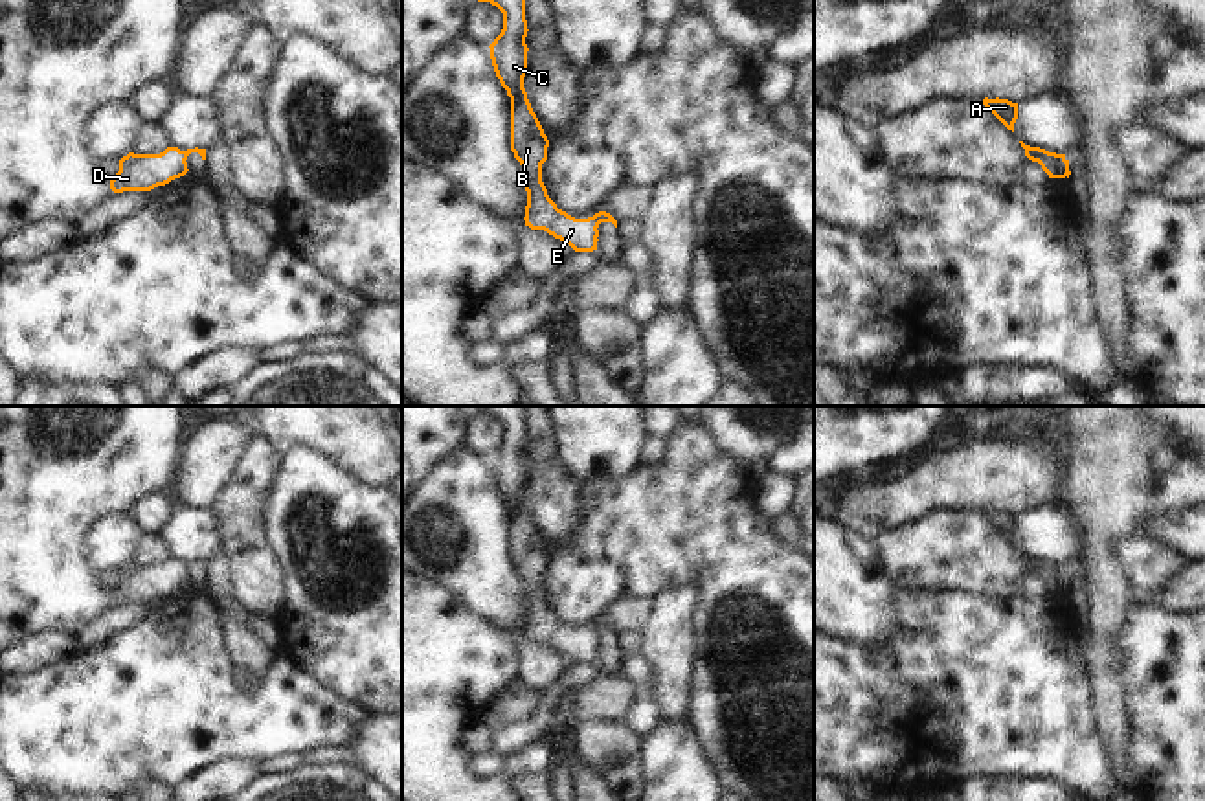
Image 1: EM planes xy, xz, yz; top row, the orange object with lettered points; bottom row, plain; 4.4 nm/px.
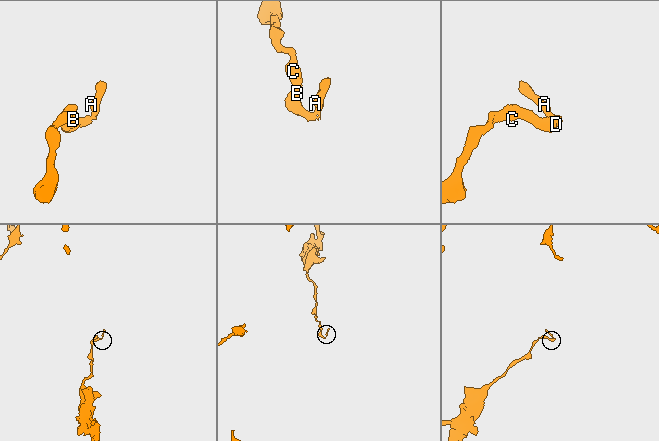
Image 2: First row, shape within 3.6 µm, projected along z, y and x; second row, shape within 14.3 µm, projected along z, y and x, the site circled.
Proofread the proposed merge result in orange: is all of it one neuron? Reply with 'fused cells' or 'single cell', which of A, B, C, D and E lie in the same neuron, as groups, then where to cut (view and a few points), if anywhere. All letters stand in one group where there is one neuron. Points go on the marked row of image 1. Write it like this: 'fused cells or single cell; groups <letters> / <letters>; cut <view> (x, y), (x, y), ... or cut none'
fused cells; groups A / B C D E; cut yz (1049, 153), (1038, 162)

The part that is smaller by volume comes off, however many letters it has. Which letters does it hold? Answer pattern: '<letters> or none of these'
A

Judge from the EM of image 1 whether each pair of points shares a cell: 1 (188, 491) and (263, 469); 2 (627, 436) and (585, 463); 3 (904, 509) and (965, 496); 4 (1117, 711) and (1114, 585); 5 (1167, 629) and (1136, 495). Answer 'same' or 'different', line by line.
1: different
2: same
3: same
4: same
5: different

